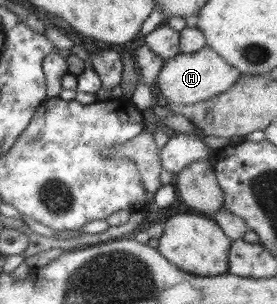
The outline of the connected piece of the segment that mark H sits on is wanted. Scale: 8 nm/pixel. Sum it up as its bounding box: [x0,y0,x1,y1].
[156,47,242,105]

